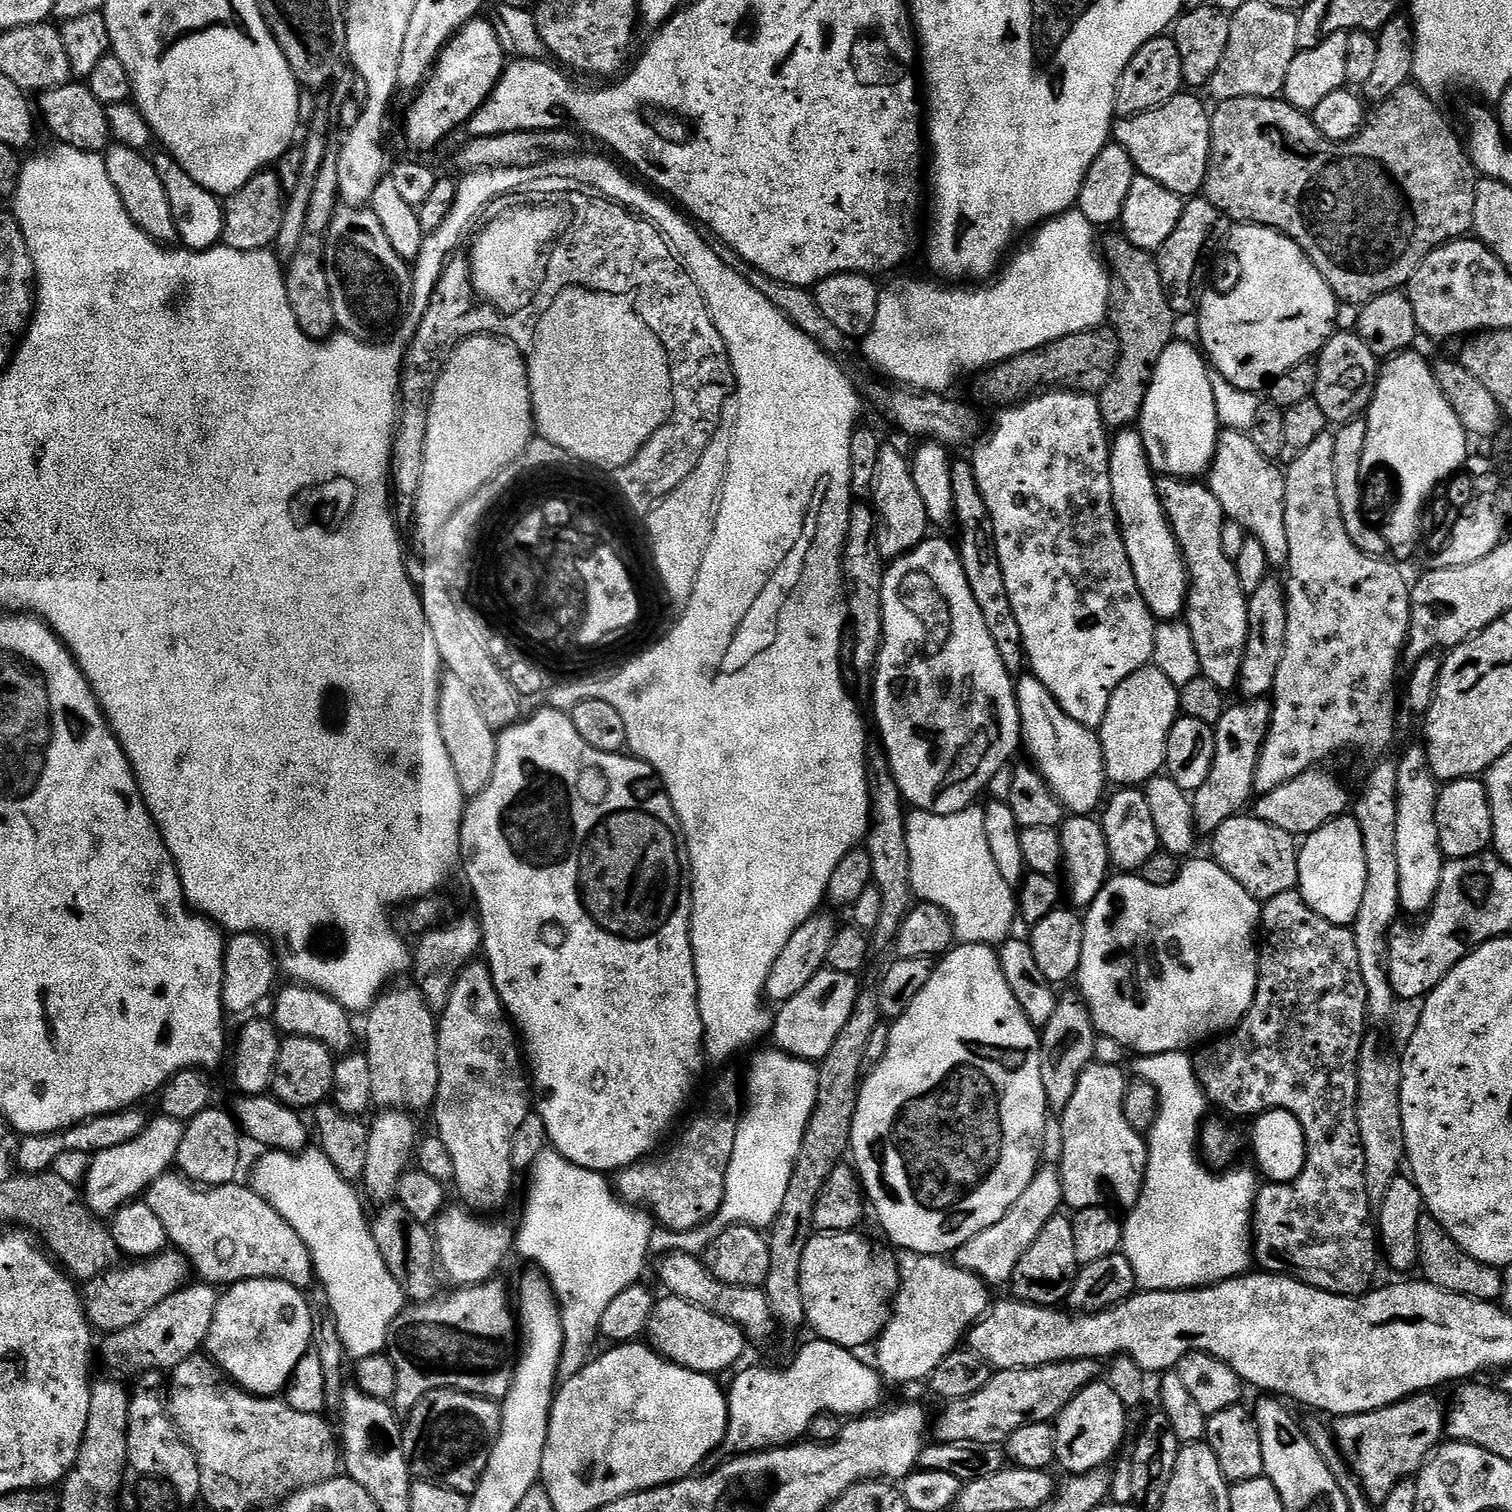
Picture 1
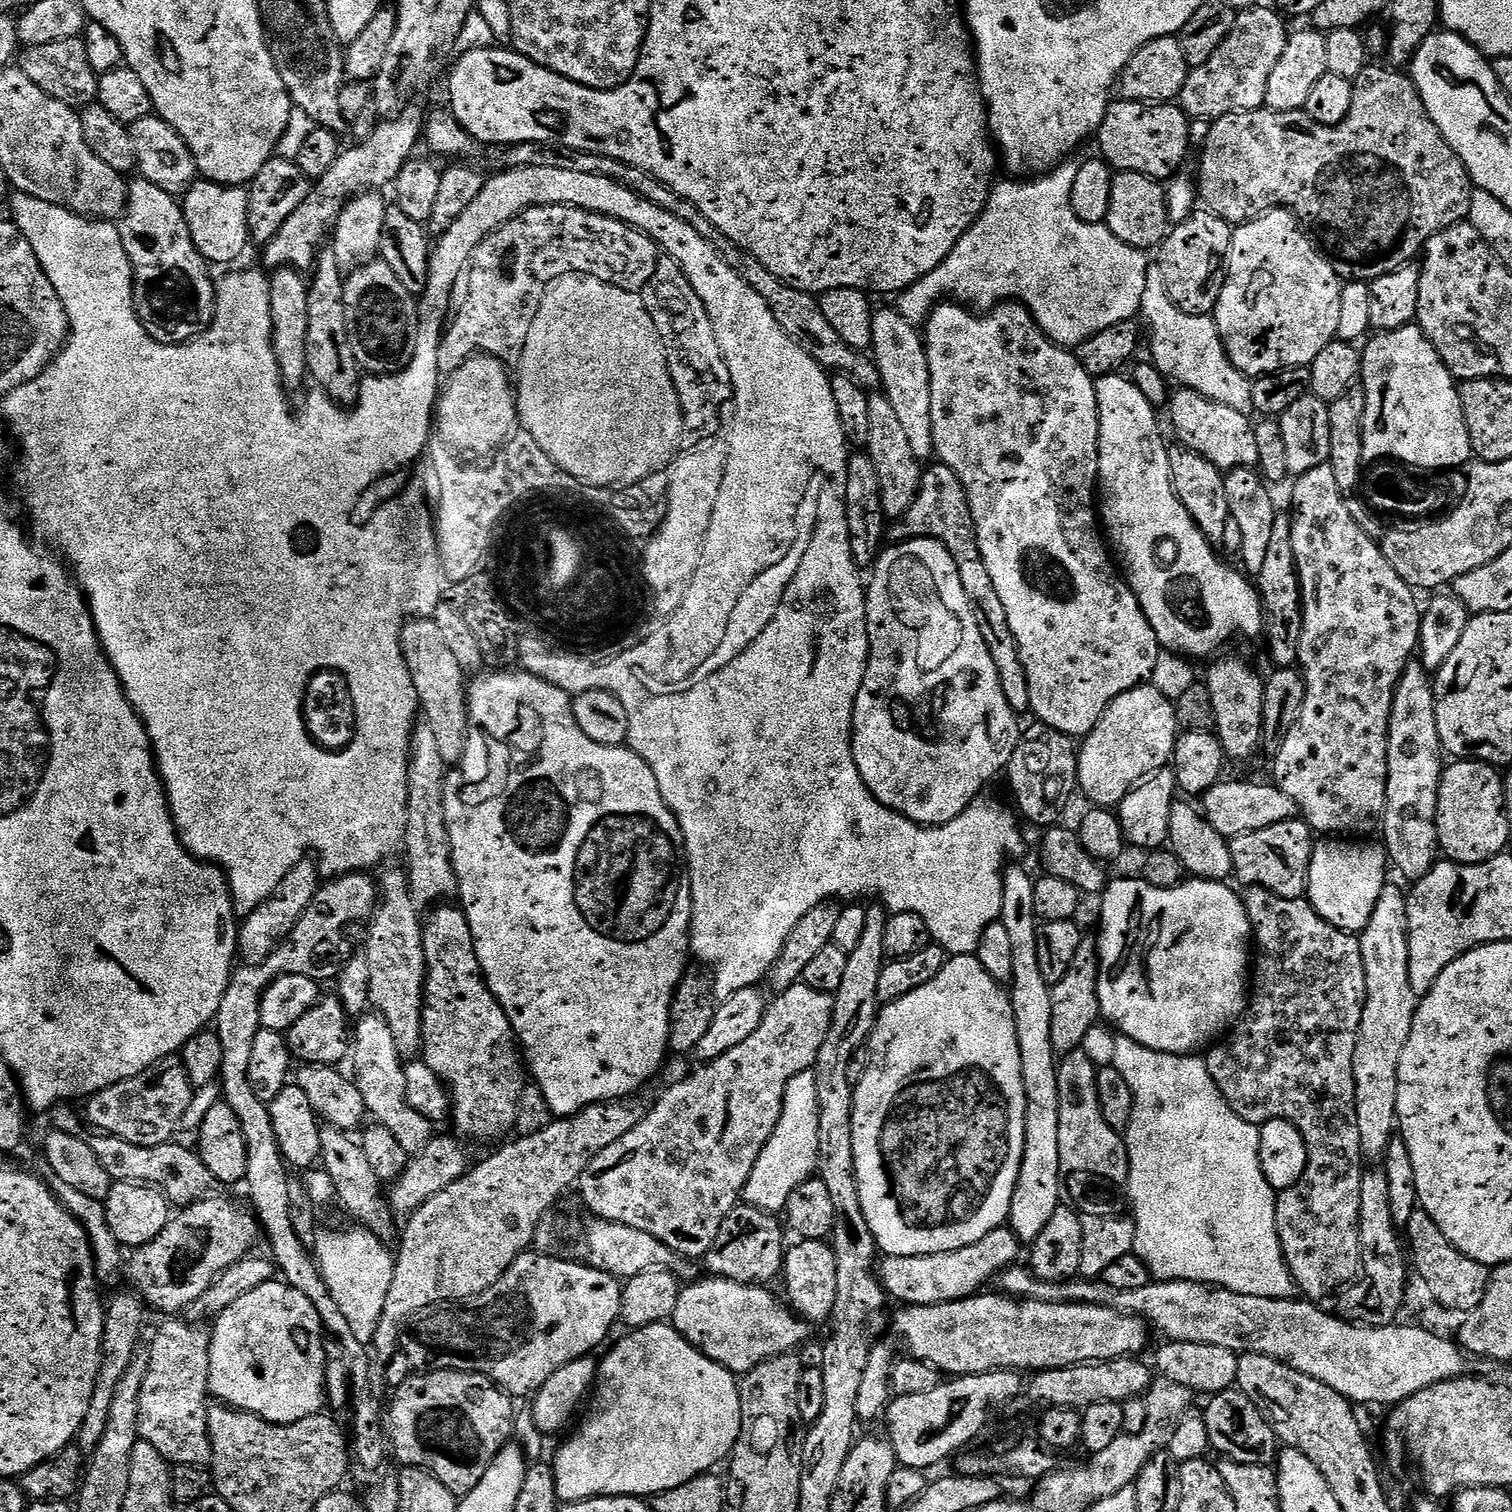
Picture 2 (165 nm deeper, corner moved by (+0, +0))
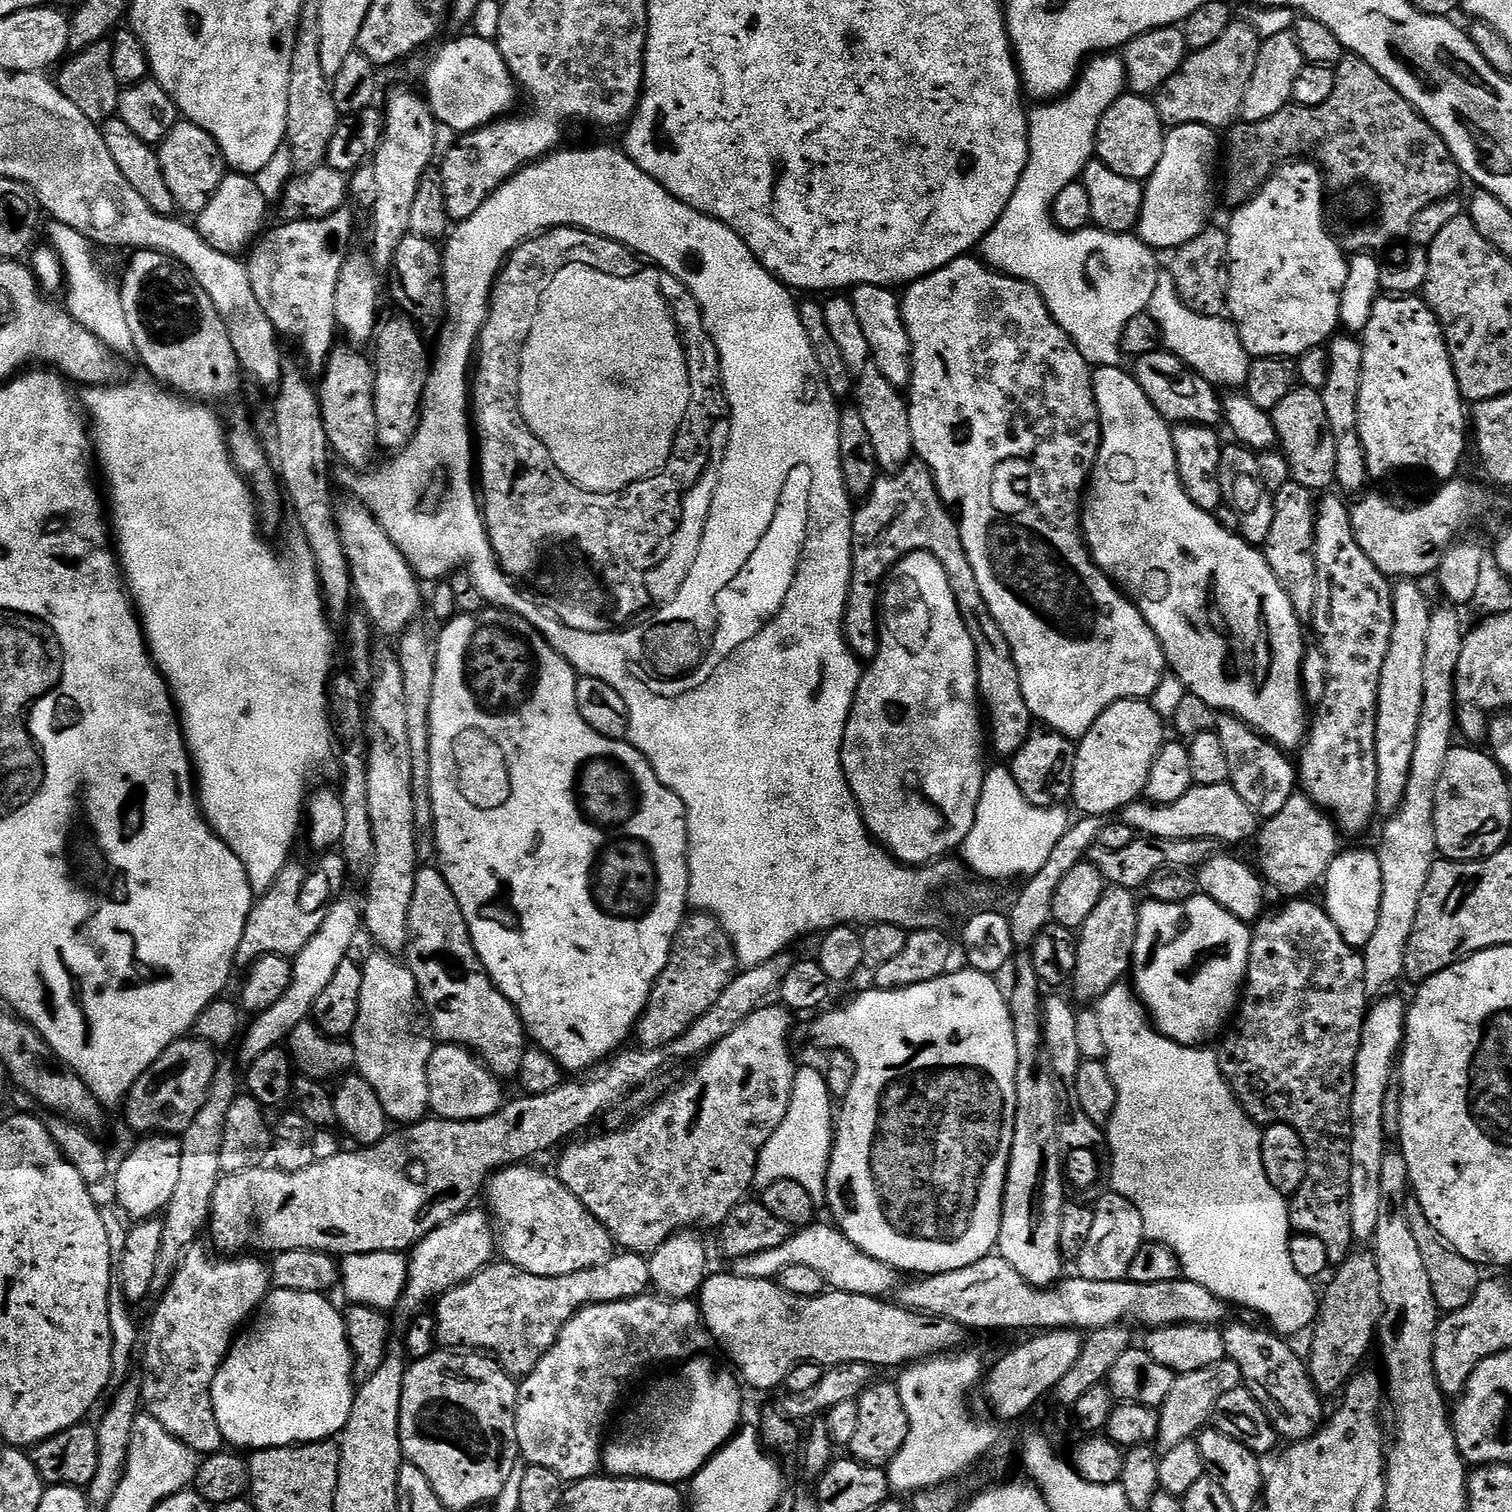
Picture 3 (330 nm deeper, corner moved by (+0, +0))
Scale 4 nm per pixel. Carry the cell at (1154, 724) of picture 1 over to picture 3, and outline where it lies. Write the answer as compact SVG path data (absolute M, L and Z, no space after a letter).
M1147 699L1123 700L1114 702L1090 726L1090 730L1080 737L1076 744L1076 765L1074 766L1074 782L1072 783L1071 803L1076 803L1077 813L1085 816L1111 817L1111 812L1123 813L1129 804L1135 804L1144 796L1144 787L1150 774L1150 766L1154 766L1156 756L1166 743L1165 717L1159 716L1152 709Z

